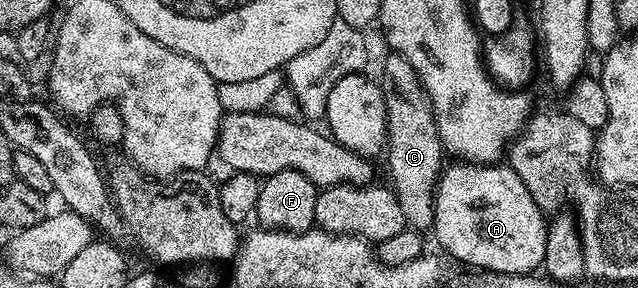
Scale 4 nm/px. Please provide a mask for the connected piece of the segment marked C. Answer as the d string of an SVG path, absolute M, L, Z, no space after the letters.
M389 51L387 55L382 87L388 119L386 156L388 152L388 172L392 175L390 184L398 198L398 206L402 206L405 225L428 230L436 222L436 181L440 179L442 171L440 159L446 156L446 152L440 142L432 100L414 66L410 66L404 56L394 51Z

